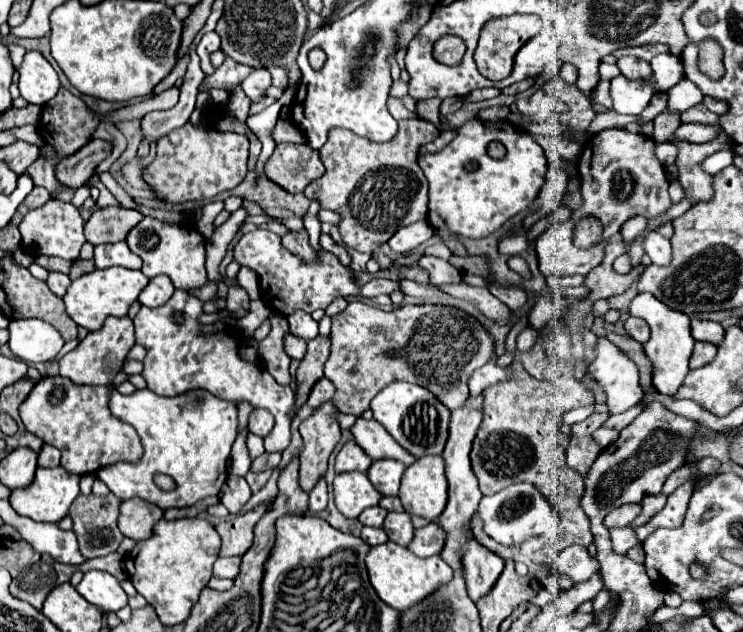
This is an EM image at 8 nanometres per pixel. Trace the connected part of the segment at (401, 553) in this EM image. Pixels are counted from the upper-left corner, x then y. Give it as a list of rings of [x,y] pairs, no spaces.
[[[386,541],[382,545],[376,545],[370,549],[368,557],[366,557],[366,567],[368,567],[368,575],[370,575],[370,583],[376,589],[378,597],[398,609],[398,611],[406,611],[414,605],[418,605],[420,601],[424,601],[424,597],[430,597],[440,585],[450,583],[450,579],[454,577],[452,567],[440,557],[416,557],[414,553],[410,553],[406,547],[400,547],[392,541]]]

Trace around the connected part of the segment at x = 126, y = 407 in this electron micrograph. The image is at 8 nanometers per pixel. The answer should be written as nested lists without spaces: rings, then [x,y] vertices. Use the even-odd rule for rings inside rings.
[[[112,383],[108,385],[108,389],[110,389],[110,411],[112,411],[112,415],[116,419],[132,425],[136,429],[140,441],[142,441],[142,447],[144,447],[144,455],[140,457],[140,461],[136,461],[136,463],[120,461],[120,463],[102,467],[98,471],[98,479],[102,479],[114,495],[118,495],[122,501],[132,499],[132,497],[142,497],[142,499],[158,505],[160,509],[170,509],[170,507],[190,507],[204,497],[220,493],[220,487],[226,481],[228,455],[230,455],[232,443],[238,435],[238,421],[236,421],[234,403],[222,401],[222,399],[201,389],[197,390],[198,398],[202,400],[200,403],[195,403],[195,390],[176,395],[176,397],[162,397],[162,395],[156,395],[150,389],[138,389],[132,395],[122,395],[122,393],[118,393],[118,389]],[[156,473],[170,475],[176,481],[176,489],[174,491],[158,489],[152,481],[152,477]]]

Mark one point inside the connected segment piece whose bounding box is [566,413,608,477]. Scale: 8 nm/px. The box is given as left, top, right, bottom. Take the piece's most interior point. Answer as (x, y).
(582, 452)

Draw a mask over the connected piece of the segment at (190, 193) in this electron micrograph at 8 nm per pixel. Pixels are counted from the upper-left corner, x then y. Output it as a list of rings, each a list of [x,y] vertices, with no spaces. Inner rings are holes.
[[[212,105],[208,109],[208,117],[202,119],[200,125],[192,125],[190,121],[186,125],[182,125],[180,129],[170,131],[168,135],[164,135],[158,143],[156,143],[156,157],[152,163],[148,163],[142,169],[142,179],[150,185],[150,189],[158,195],[158,199],[166,201],[166,203],[186,203],[186,201],[210,201],[214,199],[218,193],[230,191],[234,189],[248,173],[248,147],[250,141],[246,135],[240,133],[230,133],[230,131],[220,131],[216,127],[216,119],[218,119],[220,107]]]

